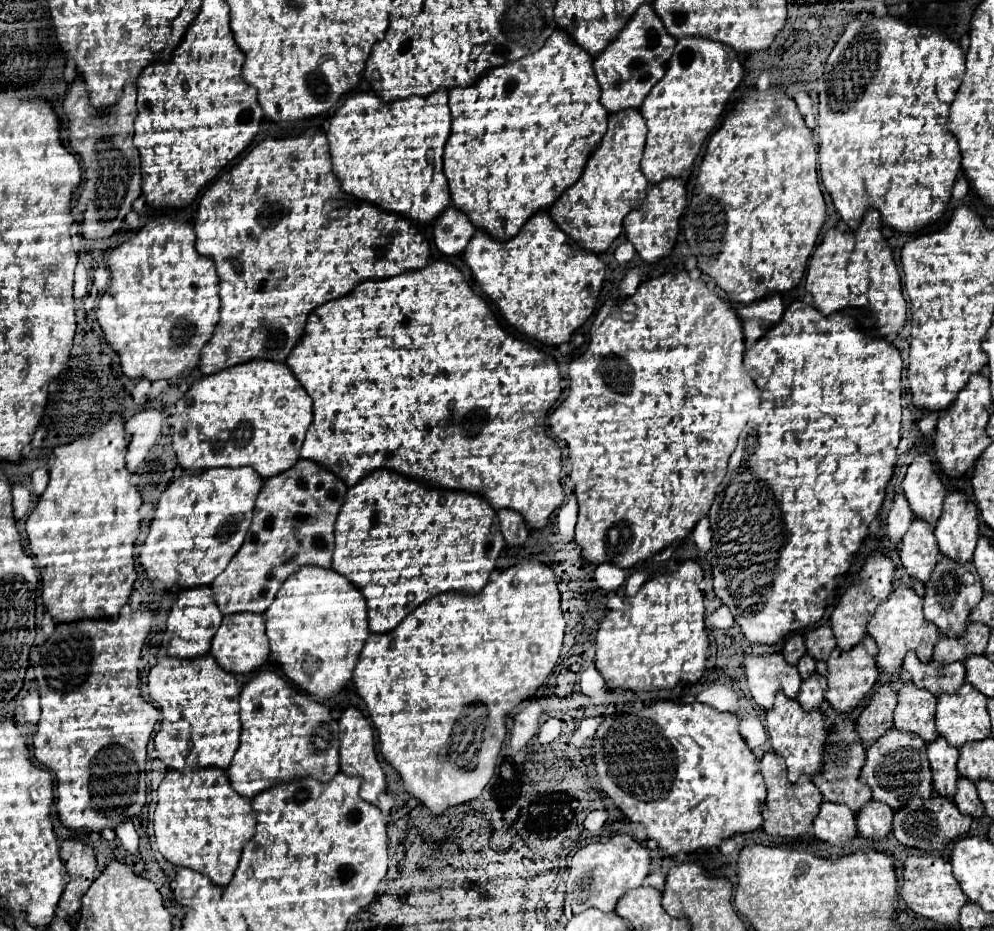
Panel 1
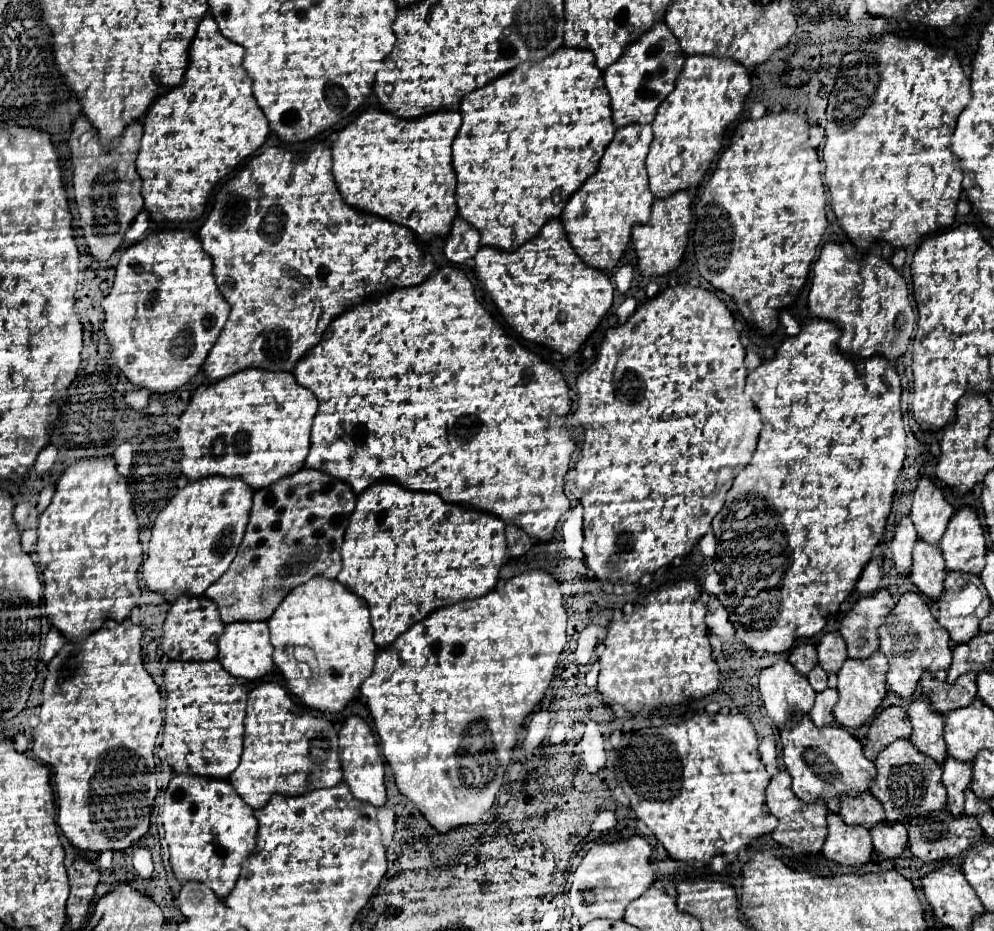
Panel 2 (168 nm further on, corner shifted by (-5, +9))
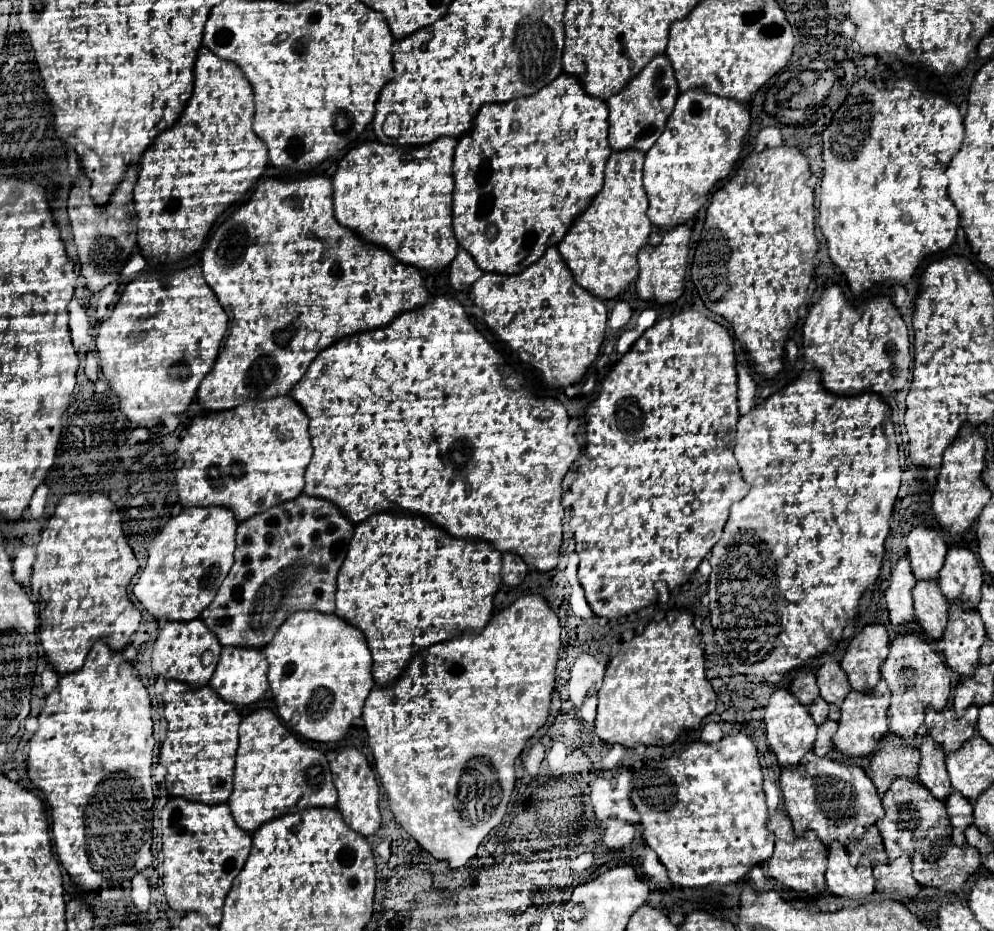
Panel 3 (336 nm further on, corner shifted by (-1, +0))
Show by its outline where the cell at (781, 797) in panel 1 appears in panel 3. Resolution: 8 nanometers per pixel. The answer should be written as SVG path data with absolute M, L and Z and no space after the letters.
M778 809L774 817L770 817L768 821L768 829L776 835L776 847L774 847L774 855L768 861L768 875L772 879L776 879L782 889L790 889L796 893L806 893L806 895L818 895L826 889L826 857L828 857L828 849L818 843L814 833L806 833L802 839L796 839L792 827L790 827L790 819L784 813L784 809Z

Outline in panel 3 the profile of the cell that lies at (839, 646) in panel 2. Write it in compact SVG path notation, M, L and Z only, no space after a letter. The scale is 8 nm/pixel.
M828 661L820 667L818 687L820 687L822 699L830 705L836 705L836 707L840 707L842 699L846 699L846 695L850 693L850 683L846 679L846 673L834 661Z

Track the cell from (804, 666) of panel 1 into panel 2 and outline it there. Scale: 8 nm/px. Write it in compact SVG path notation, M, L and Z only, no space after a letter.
M816 664L810 672L808 672L808 680L812 682L812 688L818 692L818 690L824 690L828 684L826 684L826 670L820 666L820 664Z

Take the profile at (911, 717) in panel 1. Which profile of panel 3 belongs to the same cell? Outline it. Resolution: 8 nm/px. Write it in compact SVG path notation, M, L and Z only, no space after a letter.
M924 735L924 743L920 745L920 783L940 801L946 801L952 793L950 787L950 779L948 779L948 771L944 765L946 755L942 755L942 751L934 751L934 743L930 743L928 735Z

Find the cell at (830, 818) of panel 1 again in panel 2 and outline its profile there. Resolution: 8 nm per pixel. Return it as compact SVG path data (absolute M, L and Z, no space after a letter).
M828 814L828 836L824 842L824 856L844 866L858 866L870 860L872 838L862 826L850 826L840 814Z

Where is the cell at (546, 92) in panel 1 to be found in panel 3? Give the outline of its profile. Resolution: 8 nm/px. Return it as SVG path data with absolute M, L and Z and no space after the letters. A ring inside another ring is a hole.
M566 73L560 75L554 83L550 83L550 87L544 87L542 91L538 91L538 95L532 95L530 99L514 99L508 103L496 103L490 107L482 107L482 111L478 113L478 119L474 121L474 135L466 135L466 139L460 139L456 147L456 155L454 155L456 185L454 185L454 223L452 227L454 227L454 235L460 247L472 255L474 263L482 271L500 273L500 275L522 273L526 267L536 263L546 253L548 247L556 247L562 241L562 237L568 233L576 217L582 215L592 203L592 199L600 193L604 185L604 167L606 167L610 153L612 151L608 145L608 105L602 99L586 95L582 85L572 75L566 75ZM488 229L496 231L494 237L488 237Z

